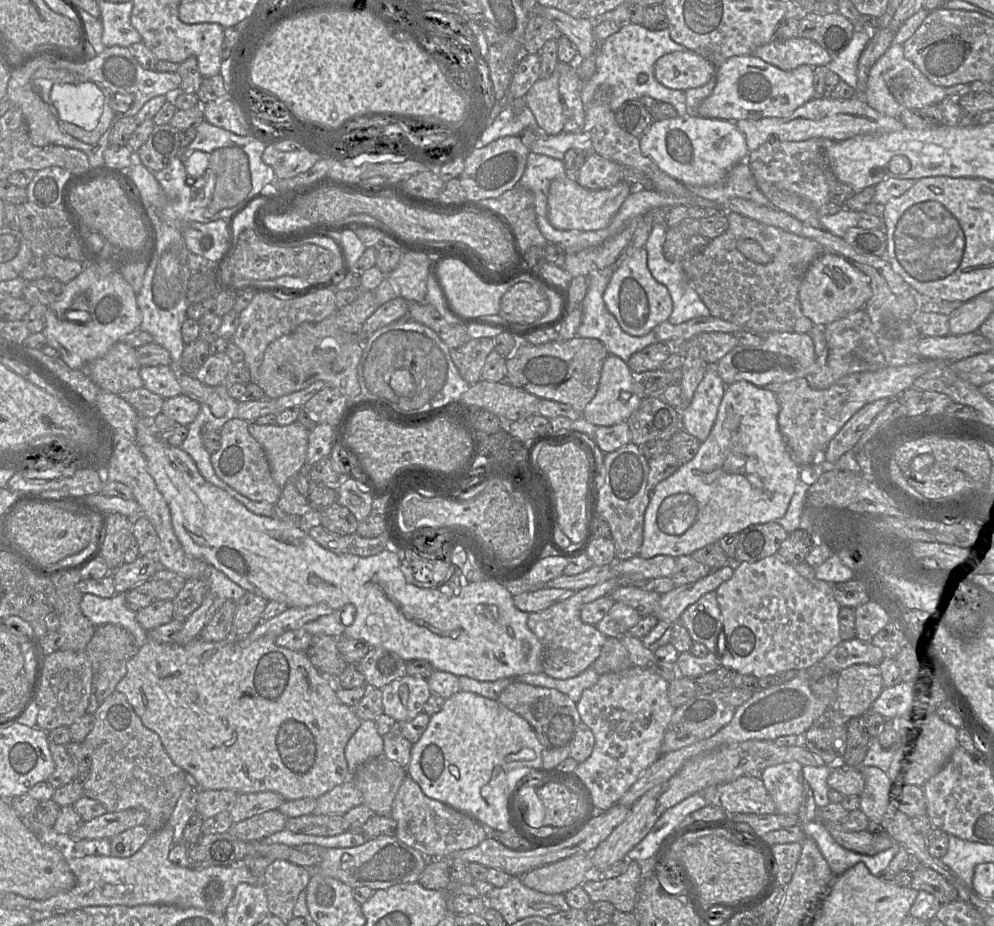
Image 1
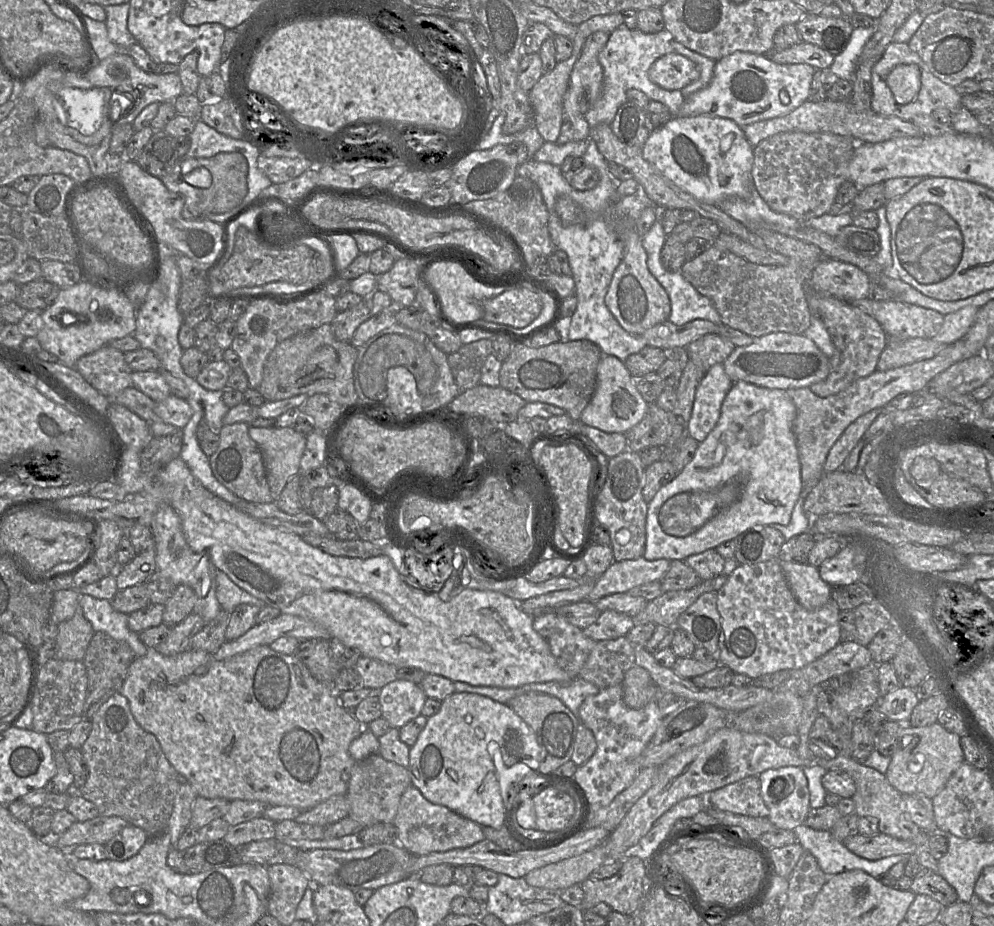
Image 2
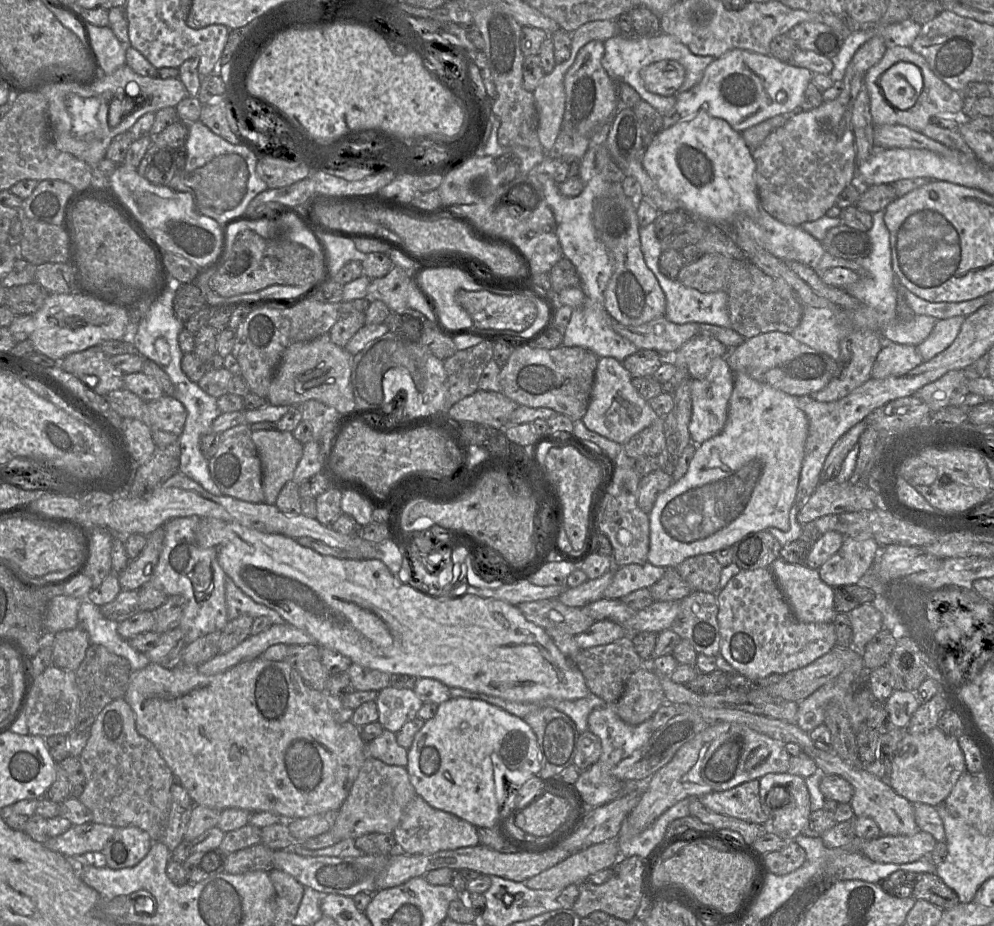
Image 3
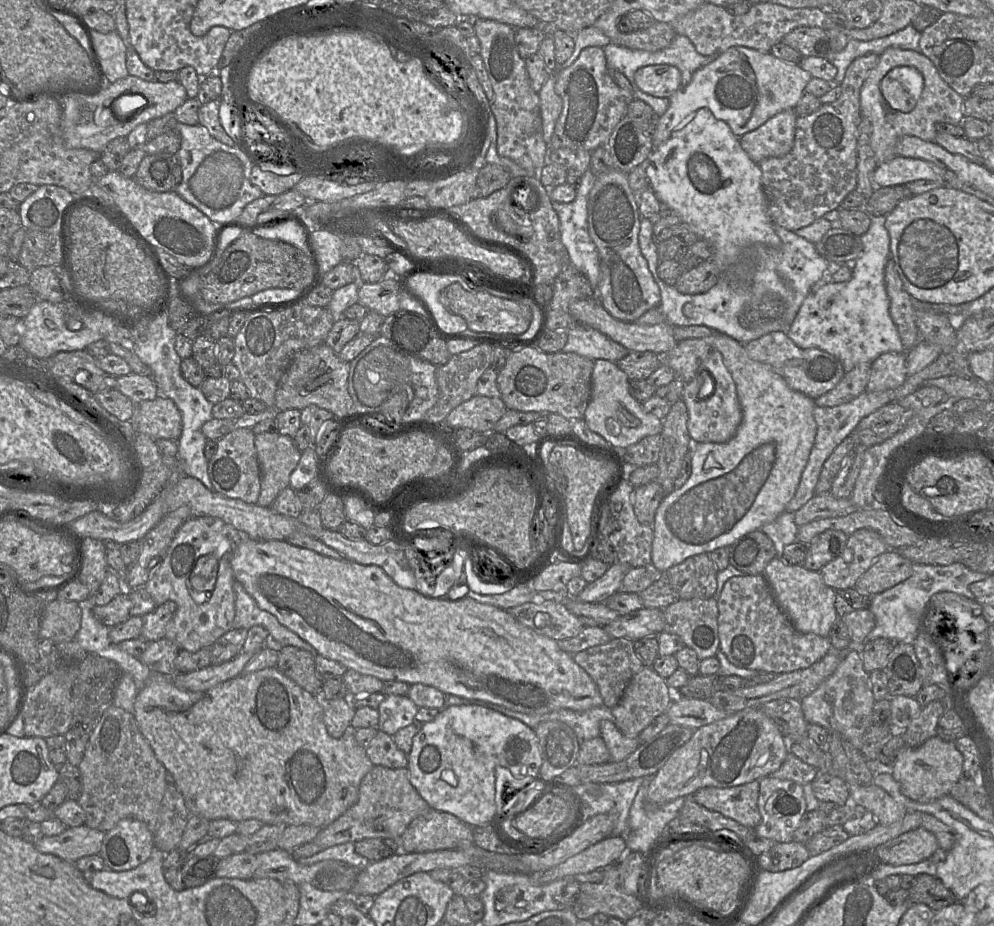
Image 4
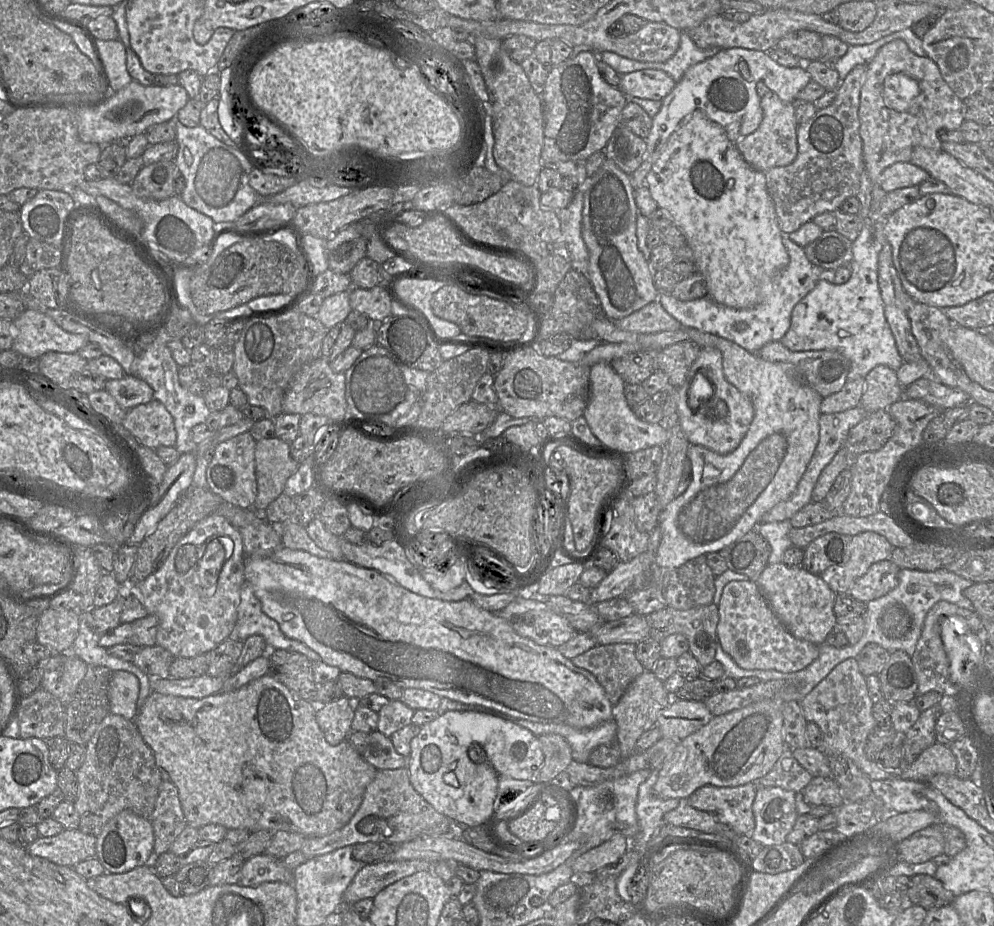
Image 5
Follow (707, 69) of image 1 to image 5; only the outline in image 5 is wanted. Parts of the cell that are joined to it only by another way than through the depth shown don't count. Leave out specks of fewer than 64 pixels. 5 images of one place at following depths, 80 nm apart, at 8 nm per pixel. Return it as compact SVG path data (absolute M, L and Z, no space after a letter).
M642 69L620 75L618 88L626 97L663 100L675 87L676 81L665 71Z

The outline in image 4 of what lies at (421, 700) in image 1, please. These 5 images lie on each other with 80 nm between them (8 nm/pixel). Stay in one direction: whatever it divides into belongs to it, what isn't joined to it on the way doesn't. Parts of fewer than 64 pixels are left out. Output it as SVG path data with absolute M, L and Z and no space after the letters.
M388 695L377 709L378 729L393 736L415 720L419 707L407 695Z

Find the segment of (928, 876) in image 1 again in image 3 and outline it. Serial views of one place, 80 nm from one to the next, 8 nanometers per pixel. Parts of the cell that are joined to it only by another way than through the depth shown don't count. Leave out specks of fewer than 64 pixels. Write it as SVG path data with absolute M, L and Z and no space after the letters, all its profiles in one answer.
M936 873L919 874L913 890L912 897L915 900L925 900L941 908L948 910L959 903L955 891L947 886Z

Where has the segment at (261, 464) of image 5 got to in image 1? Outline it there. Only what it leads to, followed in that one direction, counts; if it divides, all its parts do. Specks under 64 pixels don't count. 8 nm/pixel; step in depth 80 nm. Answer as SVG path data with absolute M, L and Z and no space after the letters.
M299 421L285 426L249 422L248 430L262 446L278 486L283 488L289 478L304 471L310 431Z

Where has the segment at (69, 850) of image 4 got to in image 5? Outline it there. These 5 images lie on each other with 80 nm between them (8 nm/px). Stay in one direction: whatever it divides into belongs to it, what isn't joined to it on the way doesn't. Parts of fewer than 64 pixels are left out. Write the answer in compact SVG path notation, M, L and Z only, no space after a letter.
M64 829L54 836L39 836L31 844L24 846L32 856L73 868L76 864L96 856L96 840L97 837L79 829Z

